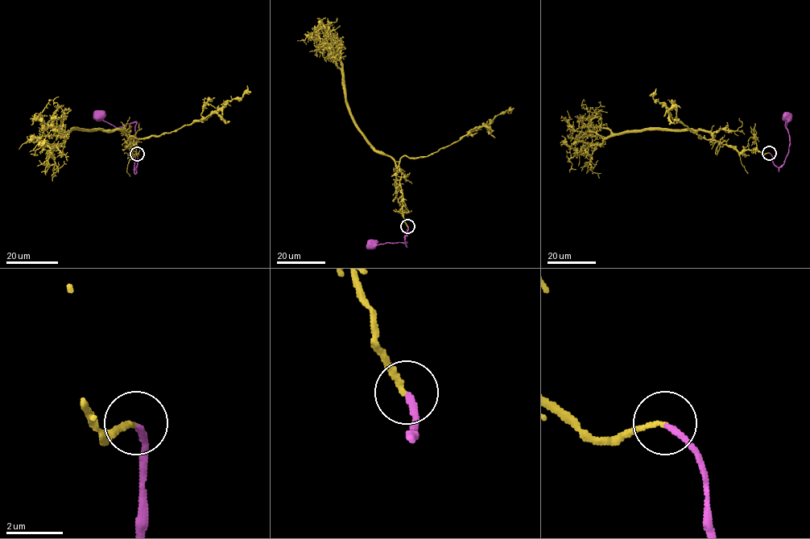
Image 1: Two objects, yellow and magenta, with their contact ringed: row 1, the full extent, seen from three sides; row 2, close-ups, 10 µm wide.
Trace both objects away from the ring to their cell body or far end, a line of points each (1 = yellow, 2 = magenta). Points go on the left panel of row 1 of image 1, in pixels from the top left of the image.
1: (137, 154), (130, 153), (130, 141), (123, 131), (72, 129), (61, 144), (47, 144), (52, 154), (41, 172)
2: (137, 154), (135, 173), (135, 122), (114, 127), (100, 115)

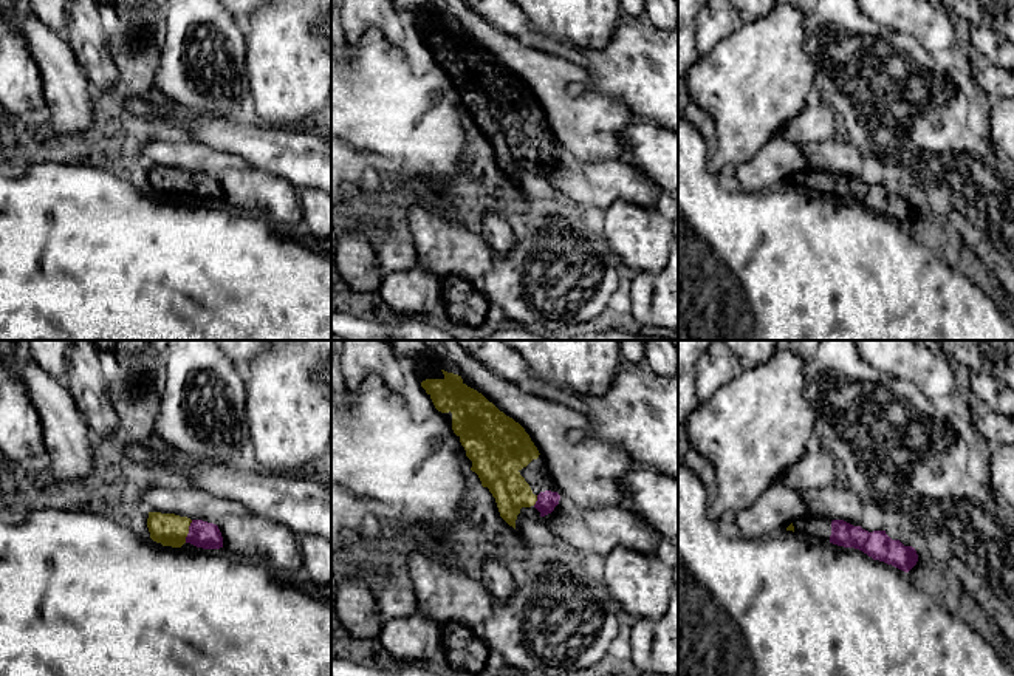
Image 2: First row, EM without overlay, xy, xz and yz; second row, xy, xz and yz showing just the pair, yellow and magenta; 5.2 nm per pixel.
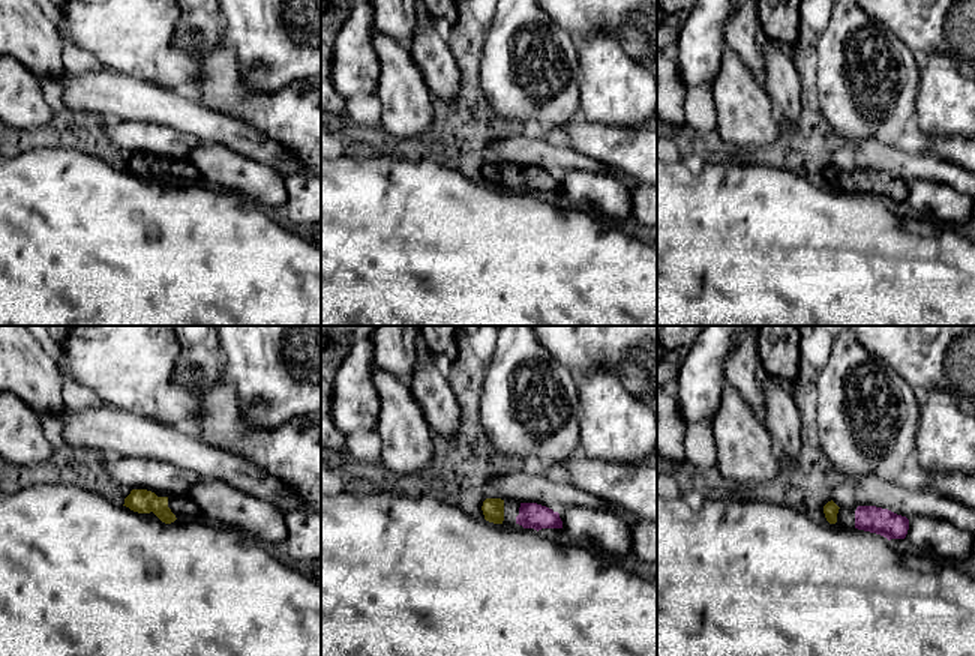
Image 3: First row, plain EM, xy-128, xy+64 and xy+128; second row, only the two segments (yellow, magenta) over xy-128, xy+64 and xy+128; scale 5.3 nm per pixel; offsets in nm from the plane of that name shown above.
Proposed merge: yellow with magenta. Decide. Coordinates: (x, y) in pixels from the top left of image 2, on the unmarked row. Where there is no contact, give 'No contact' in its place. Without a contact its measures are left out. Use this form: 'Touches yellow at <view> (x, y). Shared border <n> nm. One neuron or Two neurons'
Touches yellow at xy (188, 184). Shared border 130 nm. One neuron

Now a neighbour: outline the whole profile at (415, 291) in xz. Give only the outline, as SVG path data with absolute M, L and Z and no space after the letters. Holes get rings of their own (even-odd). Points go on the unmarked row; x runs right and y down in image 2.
M424 263L384 275L379 294L392 316L430 314L441 303L443 280Z

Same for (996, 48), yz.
M986 26L972 28L969 40L989 60L983 71L974 73L975 85L991 104L1014 99L1014 43Z

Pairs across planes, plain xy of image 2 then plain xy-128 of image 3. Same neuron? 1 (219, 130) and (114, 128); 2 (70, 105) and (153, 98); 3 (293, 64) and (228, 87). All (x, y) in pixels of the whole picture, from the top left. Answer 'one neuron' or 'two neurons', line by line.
1: two neurons
2: two neurons
3: two neurons

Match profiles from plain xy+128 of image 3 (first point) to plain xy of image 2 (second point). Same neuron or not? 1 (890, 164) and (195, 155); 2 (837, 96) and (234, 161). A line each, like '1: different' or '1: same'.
1: same
2: different

